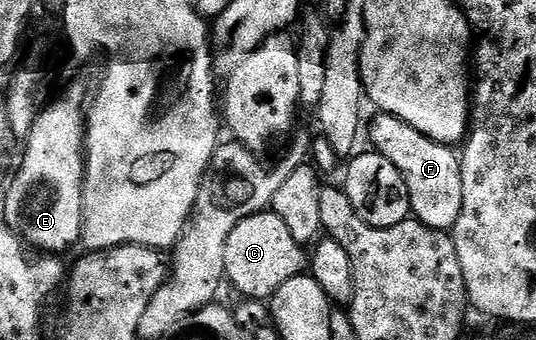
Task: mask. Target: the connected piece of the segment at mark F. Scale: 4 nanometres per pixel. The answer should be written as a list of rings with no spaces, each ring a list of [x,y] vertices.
[[[379,112],[378,118],[368,125],[368,141],[384,159],[388,159],[404,175],[410,191],[410,212],[420,224],[445,231],[453,230],[464,203],[462,162],[459,154],[449,145],[433,141],[428,135],[416,131],[404,119],[390,113]]]

